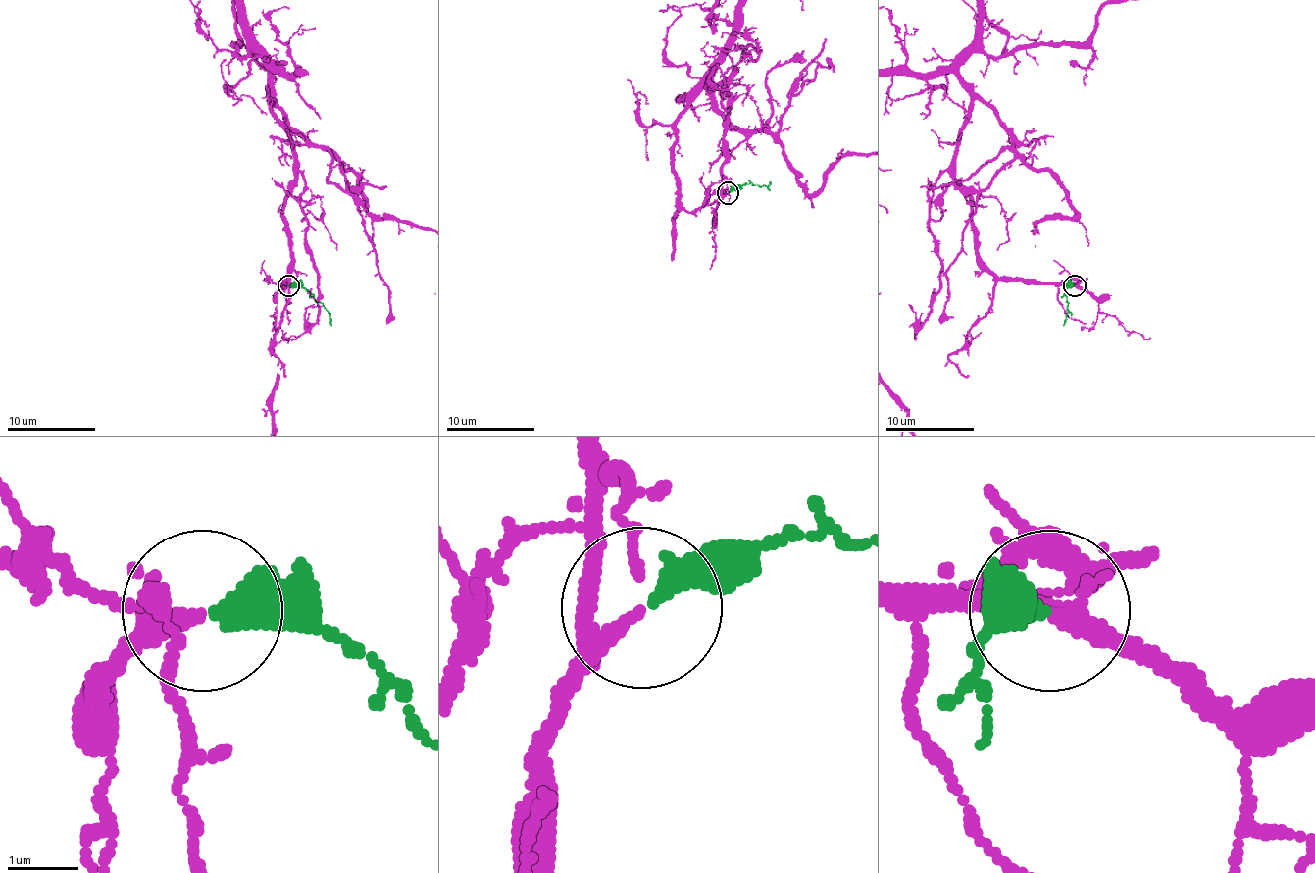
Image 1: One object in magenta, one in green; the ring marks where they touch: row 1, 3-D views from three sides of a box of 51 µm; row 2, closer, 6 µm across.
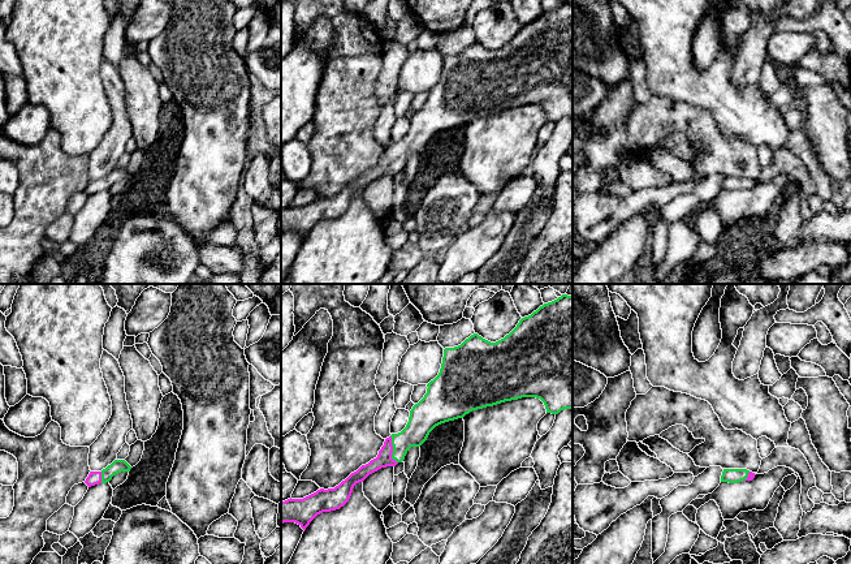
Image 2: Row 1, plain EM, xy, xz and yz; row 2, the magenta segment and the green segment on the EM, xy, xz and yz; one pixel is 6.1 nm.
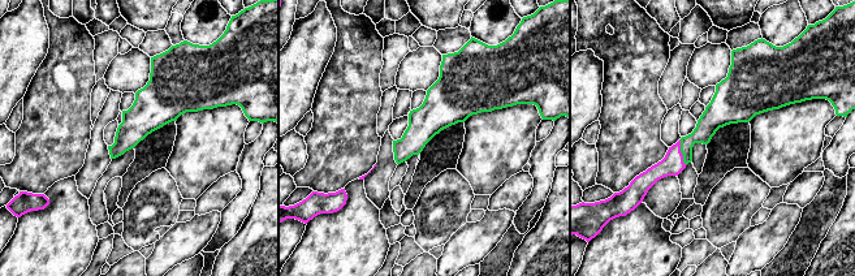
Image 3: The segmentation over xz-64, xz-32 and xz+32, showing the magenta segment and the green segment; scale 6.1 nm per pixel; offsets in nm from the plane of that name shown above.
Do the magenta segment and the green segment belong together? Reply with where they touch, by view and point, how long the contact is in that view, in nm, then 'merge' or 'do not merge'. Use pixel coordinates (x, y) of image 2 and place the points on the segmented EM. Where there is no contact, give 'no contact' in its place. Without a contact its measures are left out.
contact xz (392, 450); length 180 nm; merge

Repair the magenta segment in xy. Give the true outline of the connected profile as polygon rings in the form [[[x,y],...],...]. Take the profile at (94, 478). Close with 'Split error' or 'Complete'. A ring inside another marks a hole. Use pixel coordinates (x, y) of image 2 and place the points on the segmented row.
[[[115,460],[101,472],[90,472],[85,483],[91,487],[99,483],[107,483],[112,479],[113,475],[121,472],[130,472],[131,466],[125,460]]]. Split error

